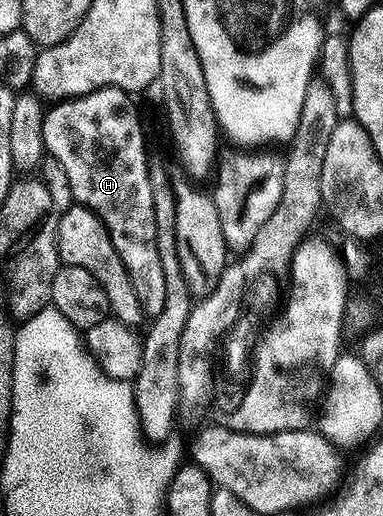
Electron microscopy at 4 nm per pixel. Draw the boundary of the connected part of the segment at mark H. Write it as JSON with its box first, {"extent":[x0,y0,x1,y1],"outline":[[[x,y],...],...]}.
{"extent":[43,88,165,318],"outline":[[[99,88],[84,96],[52,103],[43,117],[43,146],[65,166],[75,203],[93,209],[107,227],[133,282],[143,315],[150,318],[161,314],[164,306],[165,274],[157,250],[147,144],[143,141],[139,112],[131,100],[134,99],[120,88]]]}

